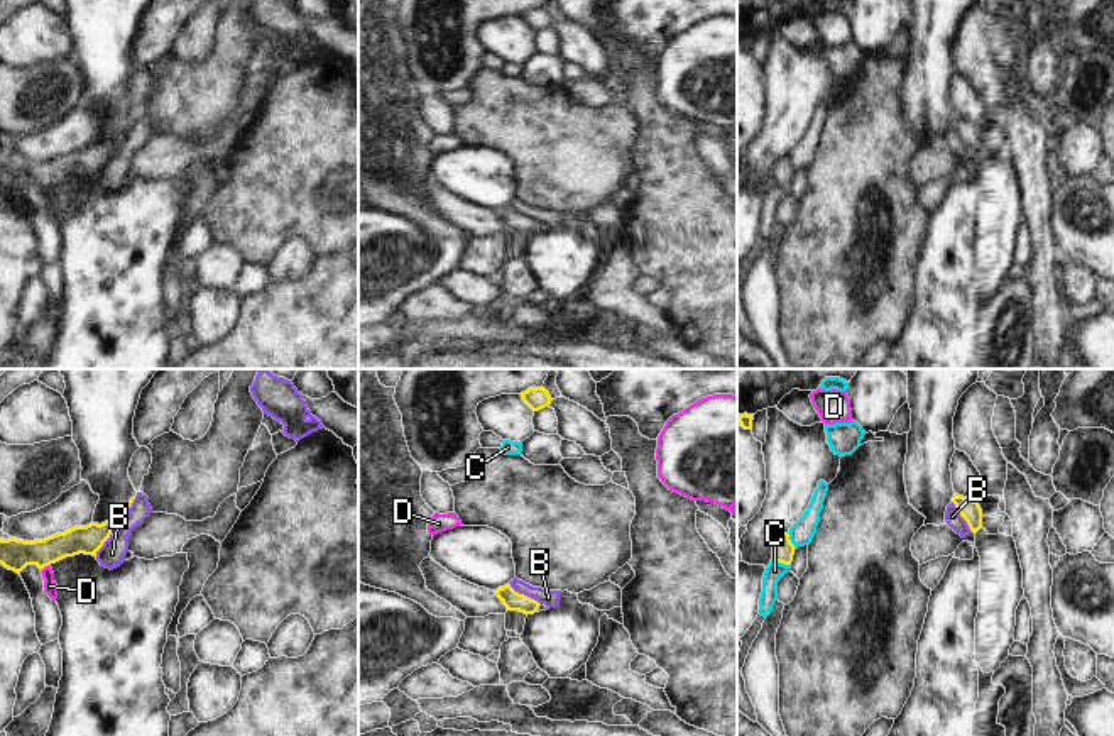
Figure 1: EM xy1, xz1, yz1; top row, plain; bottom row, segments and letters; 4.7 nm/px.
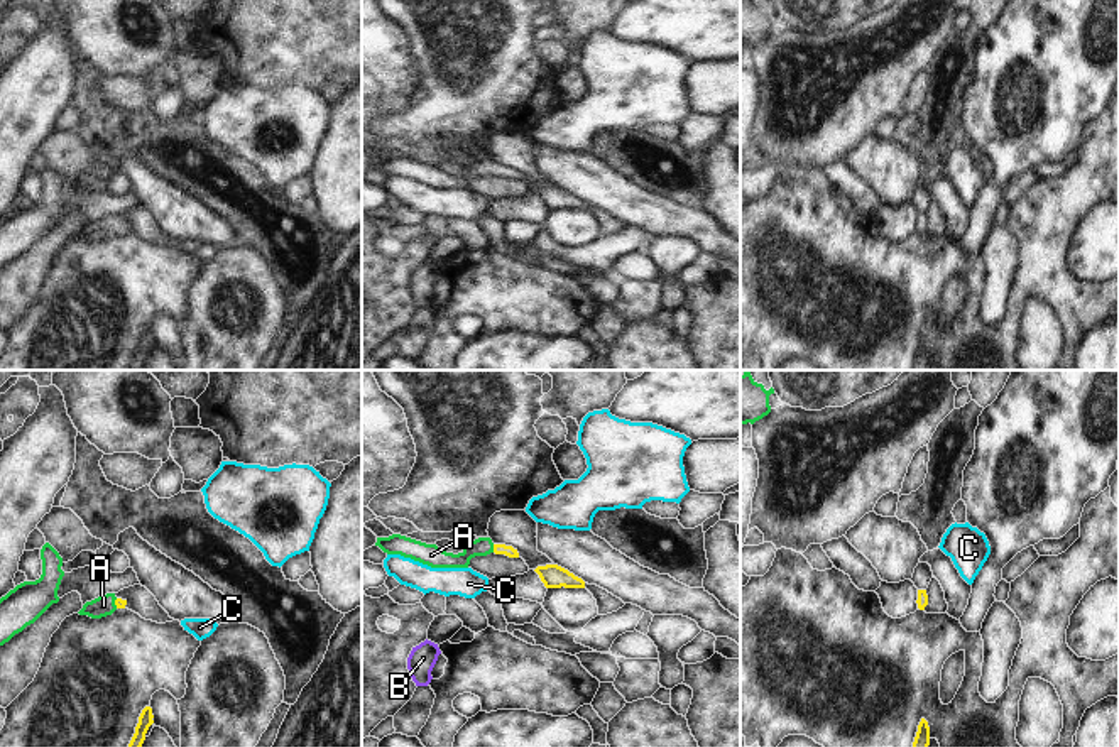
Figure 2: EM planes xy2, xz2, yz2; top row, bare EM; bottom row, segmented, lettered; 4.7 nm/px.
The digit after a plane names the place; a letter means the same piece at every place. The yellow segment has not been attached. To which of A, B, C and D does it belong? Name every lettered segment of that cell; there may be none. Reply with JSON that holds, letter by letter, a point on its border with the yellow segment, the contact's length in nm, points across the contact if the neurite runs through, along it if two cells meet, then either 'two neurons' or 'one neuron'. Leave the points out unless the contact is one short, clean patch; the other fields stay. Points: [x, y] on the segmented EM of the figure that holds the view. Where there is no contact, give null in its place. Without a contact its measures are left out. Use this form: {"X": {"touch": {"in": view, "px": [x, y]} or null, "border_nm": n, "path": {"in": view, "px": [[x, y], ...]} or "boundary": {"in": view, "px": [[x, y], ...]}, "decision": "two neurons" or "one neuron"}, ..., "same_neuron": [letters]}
{"A": {"touch": {"in": "xz2", "px": [494, 548]}, "border_nm": 40, "path": {"in": "xz2", "px": [[509, 551], [494, 548], [482, 546]]}, "decision": "one neuron"}, "B": {"touch": {"in": "xz1", "px": [523, 594]}, "border_nm": 190, "boundary": {"in": "xz1", "px": [[509, 582], [516, 591], [540, 604]]}, "decision": "two neurons"}, "C": {"touch": {"in": "yz1", "px": [781, 562]}, "border_nm": 100, "boundary": {"in": "yz1", "px": [[773, 557], [790, 565]]}, "decision": "two neurons"}, "D": {"touch": {"in": "xy1", "px": [44, 565]}, "border_nm": 50, "decision": "two neurons"}, "same_neuron": ["A"]}

